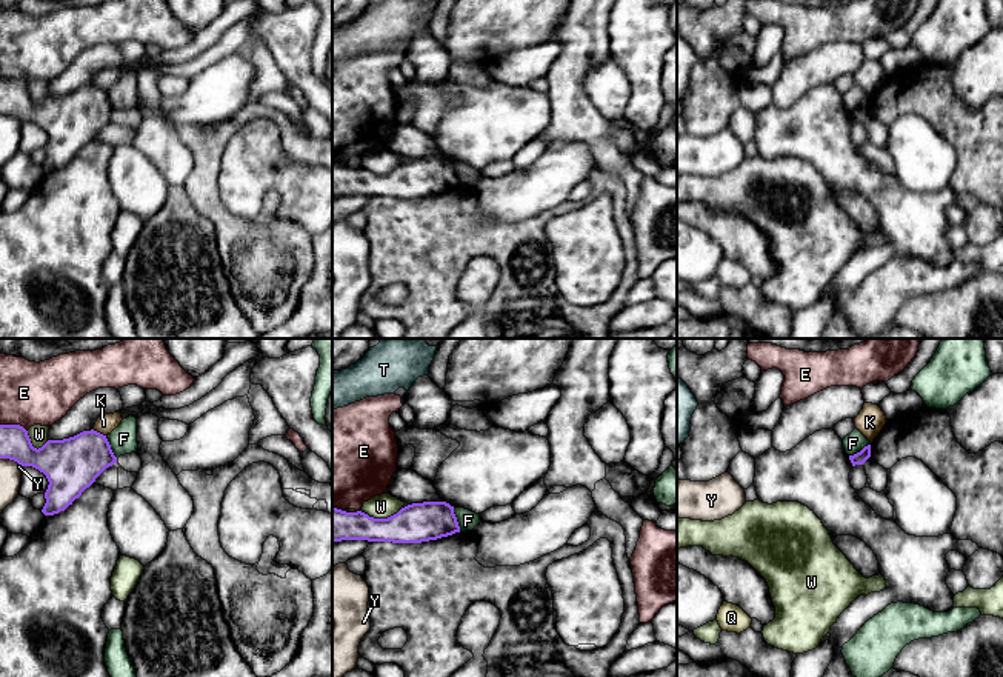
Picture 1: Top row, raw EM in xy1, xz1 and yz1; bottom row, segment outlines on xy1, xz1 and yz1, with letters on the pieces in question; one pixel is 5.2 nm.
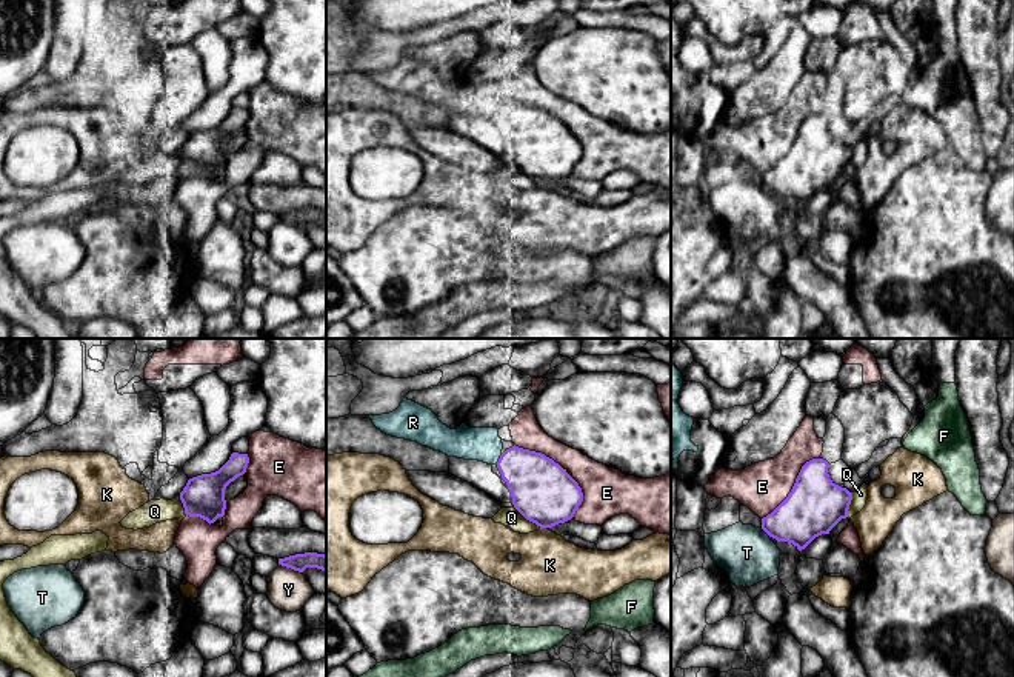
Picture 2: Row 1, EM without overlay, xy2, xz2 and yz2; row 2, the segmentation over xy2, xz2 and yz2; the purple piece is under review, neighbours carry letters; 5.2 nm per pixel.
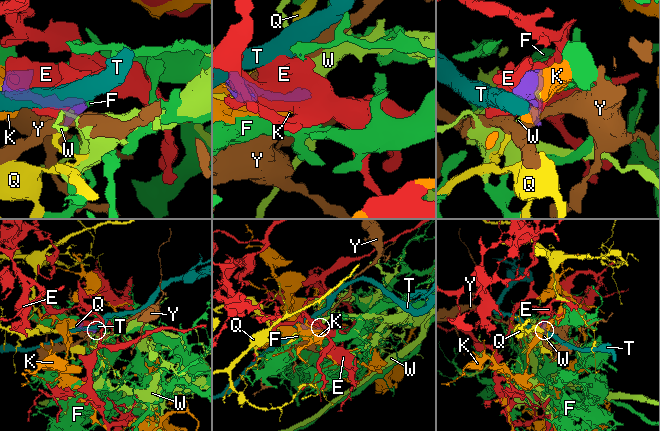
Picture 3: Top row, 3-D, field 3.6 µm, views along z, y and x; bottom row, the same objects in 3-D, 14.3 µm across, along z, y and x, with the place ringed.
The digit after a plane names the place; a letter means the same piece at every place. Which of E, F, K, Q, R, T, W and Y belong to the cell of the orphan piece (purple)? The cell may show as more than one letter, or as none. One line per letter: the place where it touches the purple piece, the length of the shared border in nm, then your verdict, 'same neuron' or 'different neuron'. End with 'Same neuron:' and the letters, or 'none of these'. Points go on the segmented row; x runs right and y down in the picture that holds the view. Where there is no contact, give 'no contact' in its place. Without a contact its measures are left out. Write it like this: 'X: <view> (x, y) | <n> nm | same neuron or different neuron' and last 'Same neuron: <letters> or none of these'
E: xz2 (563, 470) | 500 nm | different neuron
F: xy1 (109, 448) | 140 nm | different neuron
K: xy1 (99, 433) | 80 nm | different neuron
Q: xz2 (528, 519) | 180 nm | different neuron
R: xz2 (499, 459) | 70 nm | same neuron
T: yz2 (765, 531) | 70 nm | different neuron
W: xz1 (380, 519) | 220 nm | different neuron
Y: xy2 (290, 566) | 130 nm | different neuron
Same neuron: R

